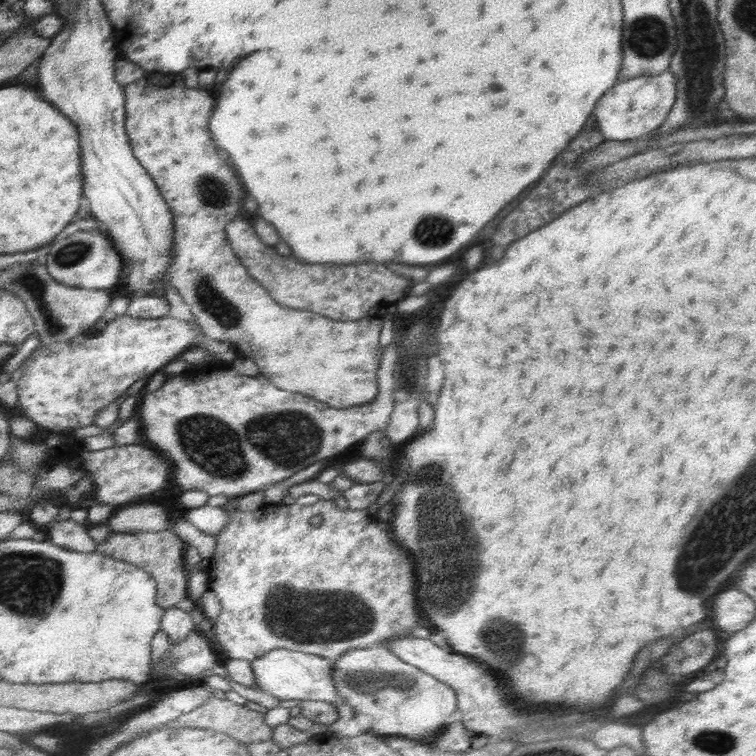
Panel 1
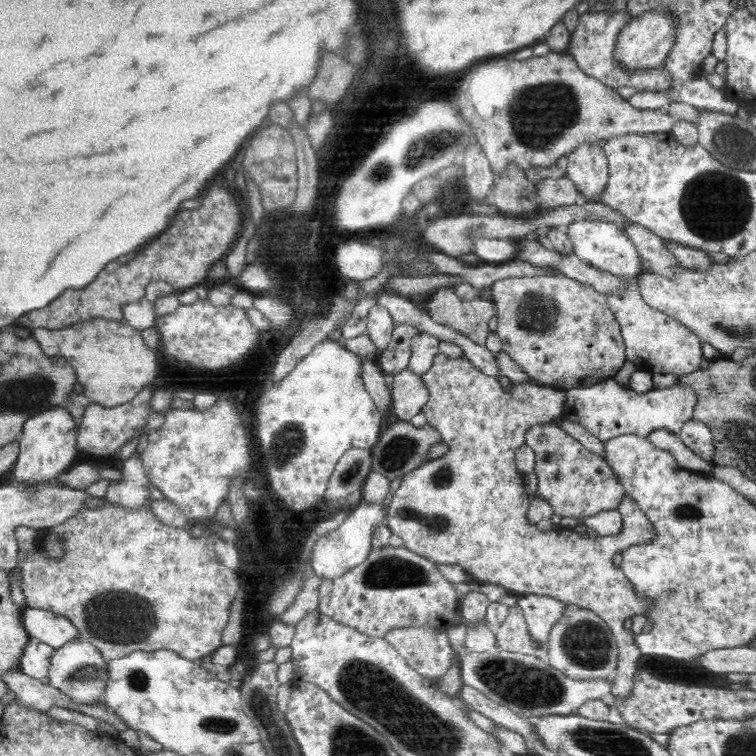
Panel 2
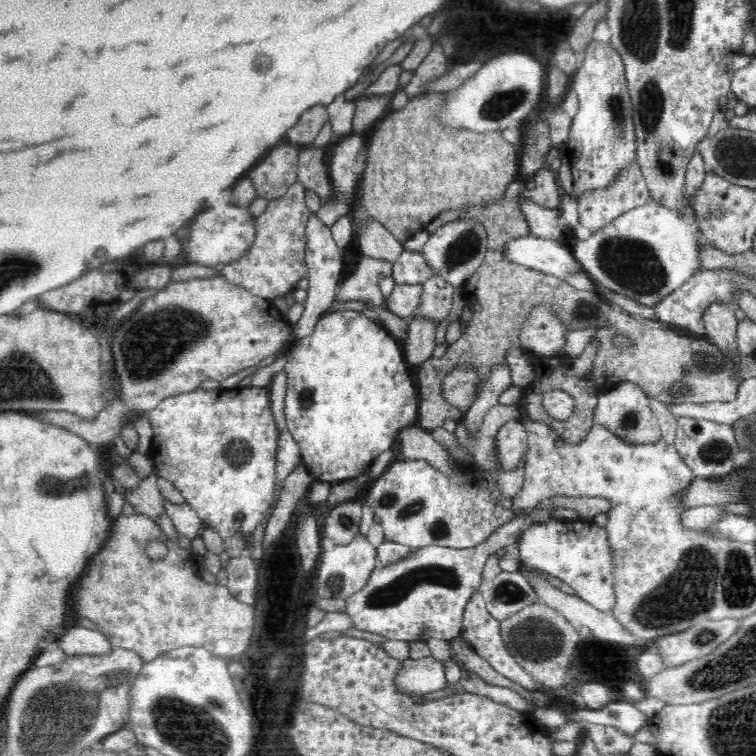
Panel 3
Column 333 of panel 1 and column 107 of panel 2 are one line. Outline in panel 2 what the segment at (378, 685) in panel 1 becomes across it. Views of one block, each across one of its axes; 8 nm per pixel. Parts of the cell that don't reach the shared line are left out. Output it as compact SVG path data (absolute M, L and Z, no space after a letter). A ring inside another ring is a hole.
M80 638L71 640L55 649L50 664L48 684L70 695L70 699L76 703L91 705L103 702L102 698L109 677L107 661L93 644Z

